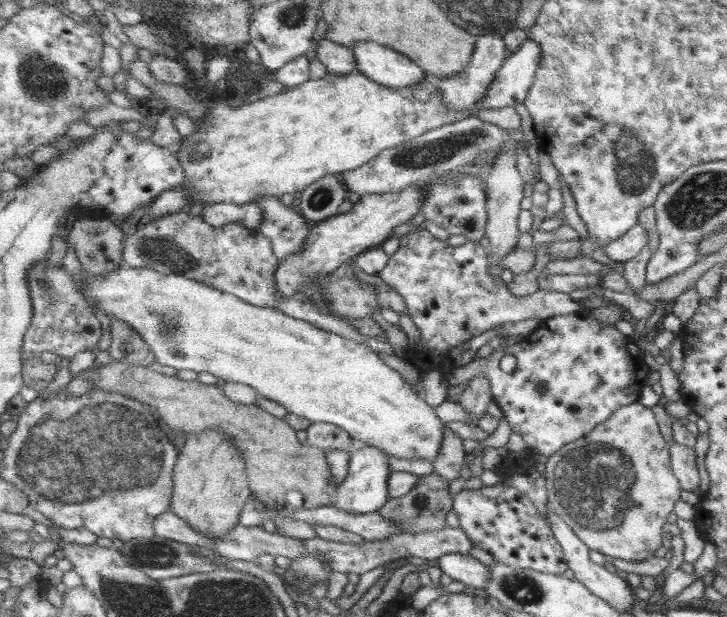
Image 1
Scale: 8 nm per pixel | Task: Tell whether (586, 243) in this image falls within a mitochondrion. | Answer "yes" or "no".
no

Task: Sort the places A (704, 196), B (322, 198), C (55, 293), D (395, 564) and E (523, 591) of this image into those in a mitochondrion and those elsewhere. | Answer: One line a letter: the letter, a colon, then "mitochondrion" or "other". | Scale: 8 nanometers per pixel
A: mitochondrion
B: mitochondrion
C: mitochondrion
D: other
E: mitochondrion

